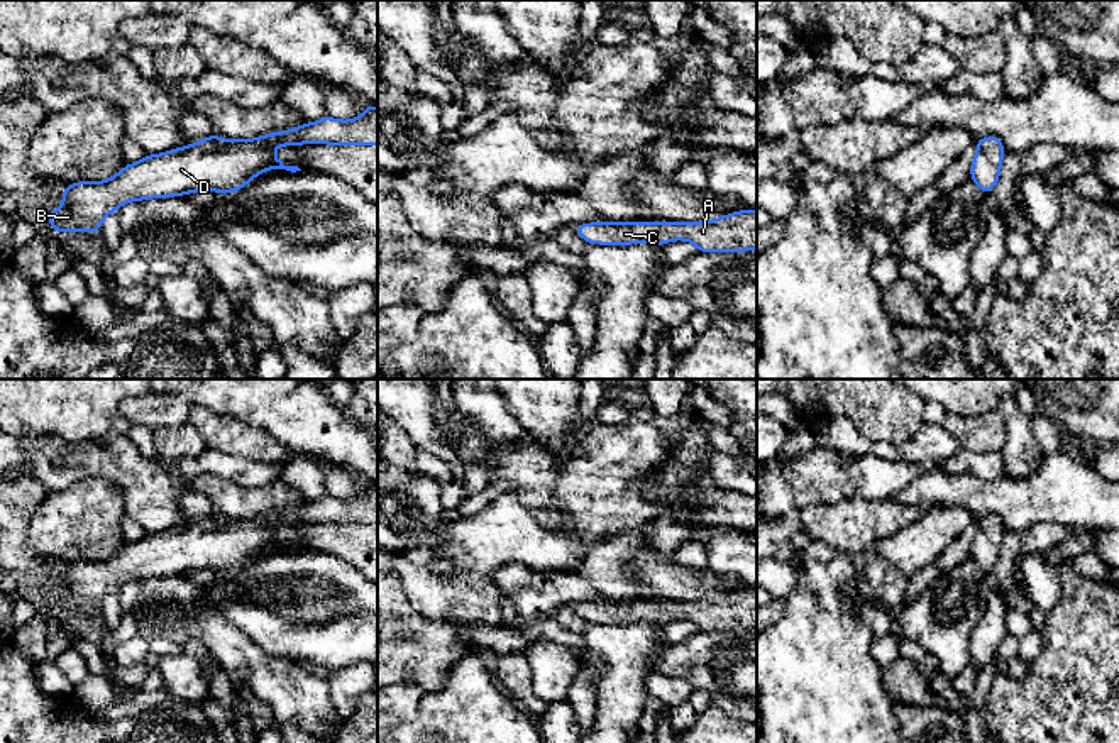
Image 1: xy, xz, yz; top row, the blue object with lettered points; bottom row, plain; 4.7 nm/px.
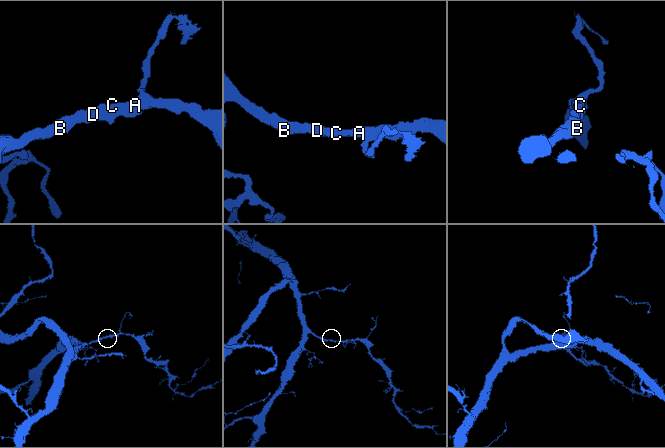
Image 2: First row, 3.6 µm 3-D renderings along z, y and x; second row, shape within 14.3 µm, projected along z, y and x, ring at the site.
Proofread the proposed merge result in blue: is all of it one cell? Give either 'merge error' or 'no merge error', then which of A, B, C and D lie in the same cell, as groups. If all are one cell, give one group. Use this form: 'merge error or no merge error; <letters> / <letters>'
no merge error; A B C D

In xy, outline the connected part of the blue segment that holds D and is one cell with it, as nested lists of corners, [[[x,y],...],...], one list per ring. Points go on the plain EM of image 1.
[[[366,482],[364,493],[350,499],[325,494],[318,501],[240,520],[212,513],[191,525],[146,533],[110,559],[63,565],[63,584],[47,591],[47,603],[61,614],[76,609],[98,613],[107,594],[129,581],[185,575],[201,569],[234,572],[267,548],[301,550],[284,545],[269,531],[301,523],[378,525],[378,487]]]

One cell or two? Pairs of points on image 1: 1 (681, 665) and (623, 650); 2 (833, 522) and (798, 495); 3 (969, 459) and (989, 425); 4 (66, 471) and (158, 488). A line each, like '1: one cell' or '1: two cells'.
1: two cells
2: two cells
3: two cells
4: one cell

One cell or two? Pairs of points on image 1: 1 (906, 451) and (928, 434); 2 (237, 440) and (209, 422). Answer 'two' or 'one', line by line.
1: one
2: one

